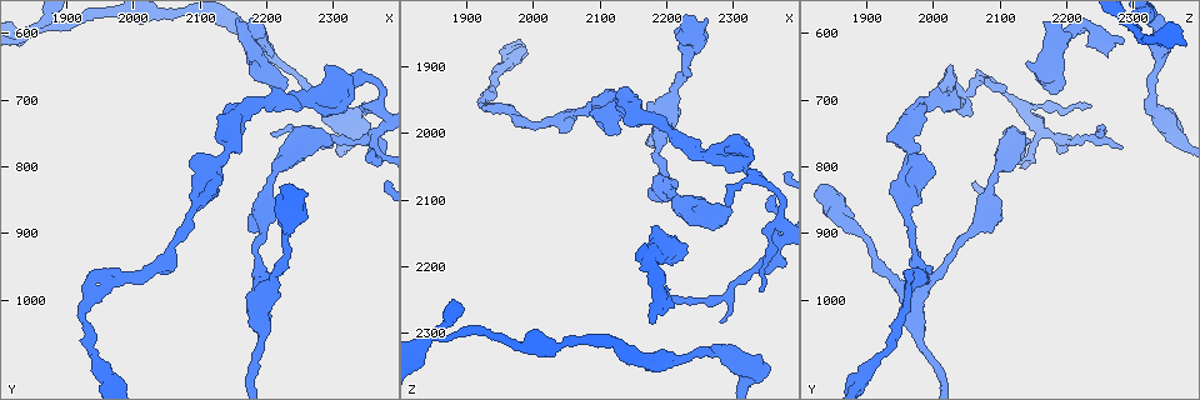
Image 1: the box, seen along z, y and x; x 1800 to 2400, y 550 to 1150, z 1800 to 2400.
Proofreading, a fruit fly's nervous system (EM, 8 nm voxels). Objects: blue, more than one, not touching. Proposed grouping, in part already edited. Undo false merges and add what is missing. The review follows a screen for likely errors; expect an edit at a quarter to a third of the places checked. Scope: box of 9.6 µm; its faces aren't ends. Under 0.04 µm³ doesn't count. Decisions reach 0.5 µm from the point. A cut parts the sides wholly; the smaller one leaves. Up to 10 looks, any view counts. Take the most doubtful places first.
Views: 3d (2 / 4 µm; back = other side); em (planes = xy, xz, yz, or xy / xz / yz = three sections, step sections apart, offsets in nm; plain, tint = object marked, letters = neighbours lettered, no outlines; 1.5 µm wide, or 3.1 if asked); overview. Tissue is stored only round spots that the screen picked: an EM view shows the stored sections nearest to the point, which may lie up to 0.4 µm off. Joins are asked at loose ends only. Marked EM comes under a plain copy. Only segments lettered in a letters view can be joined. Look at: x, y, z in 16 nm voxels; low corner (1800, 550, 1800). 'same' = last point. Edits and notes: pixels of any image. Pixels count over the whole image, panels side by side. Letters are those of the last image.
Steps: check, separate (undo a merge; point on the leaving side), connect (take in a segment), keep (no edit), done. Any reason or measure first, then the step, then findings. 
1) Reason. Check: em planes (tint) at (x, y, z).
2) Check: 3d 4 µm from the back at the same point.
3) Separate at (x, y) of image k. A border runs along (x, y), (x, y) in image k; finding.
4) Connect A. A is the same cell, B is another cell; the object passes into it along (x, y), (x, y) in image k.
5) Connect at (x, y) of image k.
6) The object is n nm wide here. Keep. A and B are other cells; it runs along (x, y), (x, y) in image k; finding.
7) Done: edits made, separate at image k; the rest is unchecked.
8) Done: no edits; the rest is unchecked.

An open end. Check: 3d 2 µm at (2295, 685, 2110).

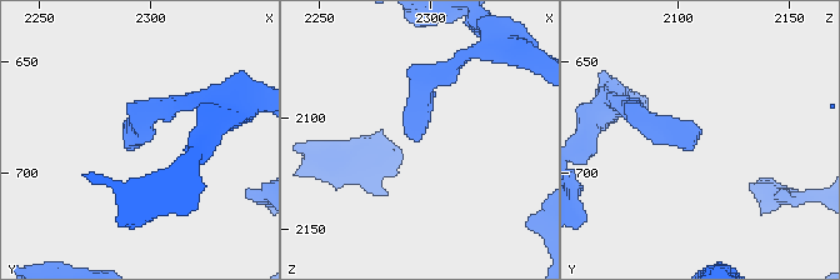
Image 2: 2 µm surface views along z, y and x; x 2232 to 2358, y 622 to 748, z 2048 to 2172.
Check: em yz step 8 (tint) at (2294, 684, 2110).

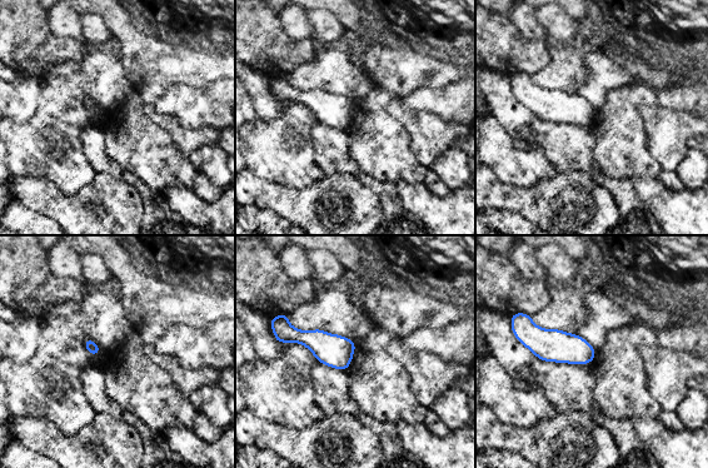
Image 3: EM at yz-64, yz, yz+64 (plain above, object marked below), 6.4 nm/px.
Cut it another way. Check: em xz step 4 (letters) at the same point.

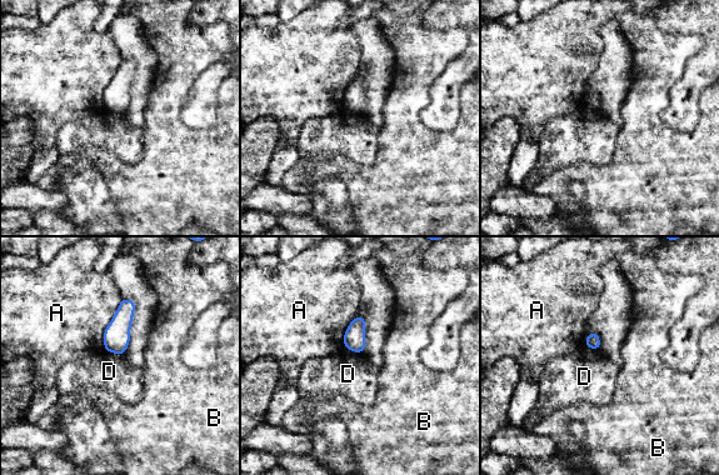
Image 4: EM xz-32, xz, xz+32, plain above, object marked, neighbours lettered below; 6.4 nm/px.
The longest contact is with A, 360 nm. Keep. A, B and D are other cells; no lettered segment goes on from it.

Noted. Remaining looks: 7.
Free end. Check: 3d 4 µm at (2180, 615, 2285).

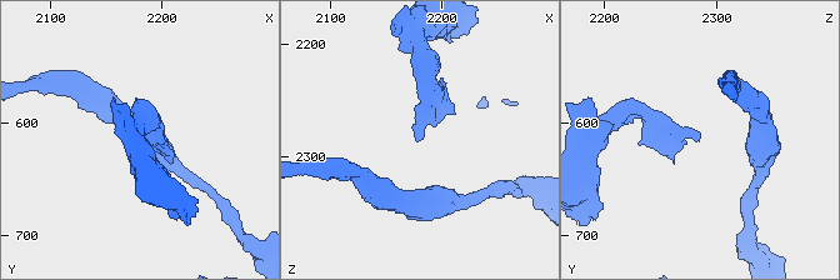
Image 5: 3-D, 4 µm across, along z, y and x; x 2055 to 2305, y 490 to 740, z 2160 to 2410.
Check: em xz step 8 (letters) at (2184, 614, 2286).

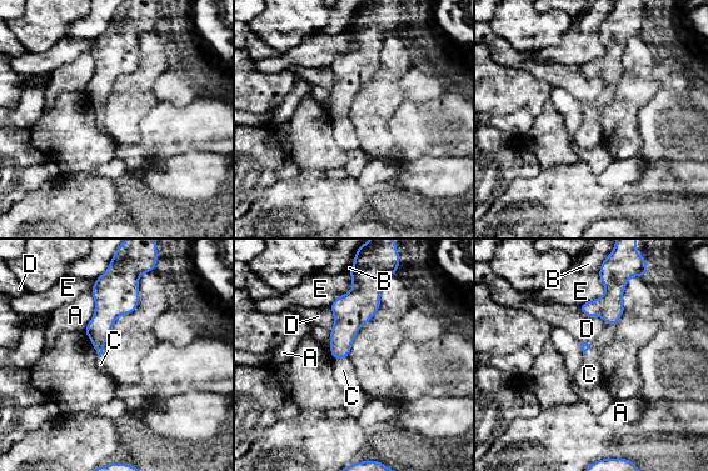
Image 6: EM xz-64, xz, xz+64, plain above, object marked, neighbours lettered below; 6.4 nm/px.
Connect C. C is the same cell, A, B, D and E are other cells; the object passes into it along (348, 320), (340, 357), (343, 370) in image 6; the neuron continues.

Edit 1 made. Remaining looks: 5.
See it whole again. Check: overview.

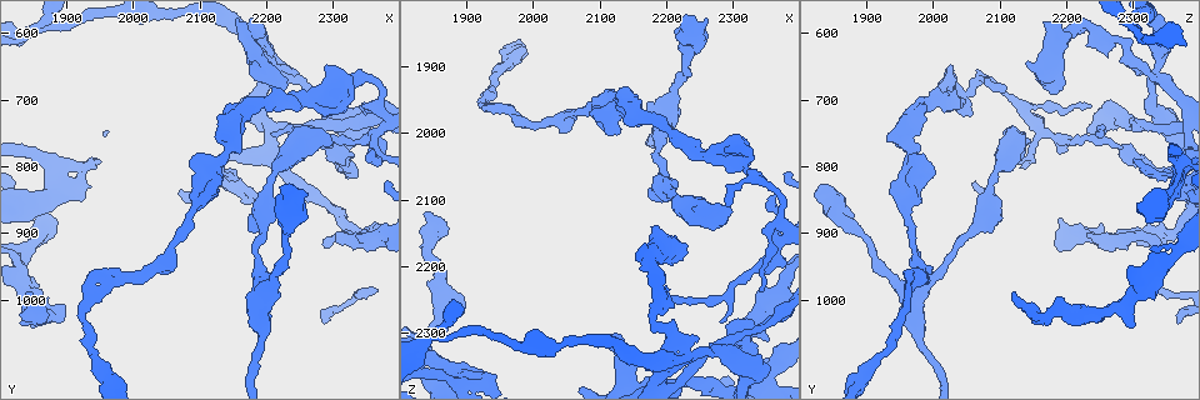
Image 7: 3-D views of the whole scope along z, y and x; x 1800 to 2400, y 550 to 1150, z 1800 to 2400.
Thin neck. Check: em yz step 8 (tint) at (1865, 595, 2310).

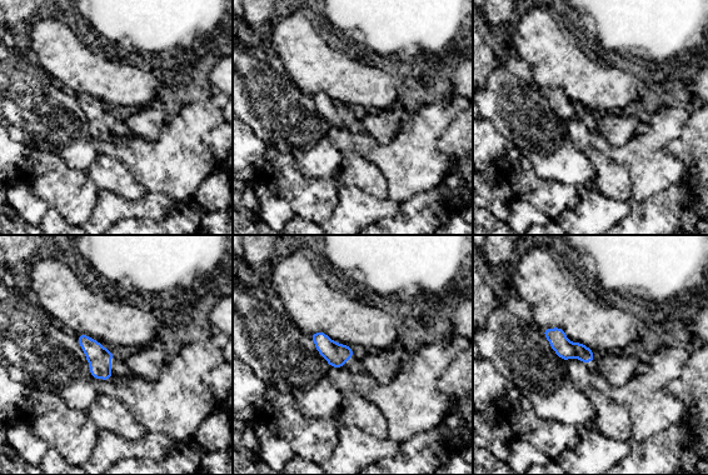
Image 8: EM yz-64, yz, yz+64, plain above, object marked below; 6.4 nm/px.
Check: em yz step 8 (letters) at the same point.

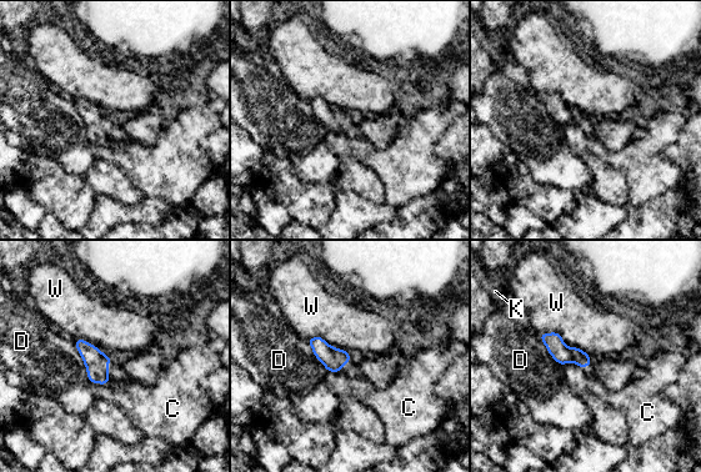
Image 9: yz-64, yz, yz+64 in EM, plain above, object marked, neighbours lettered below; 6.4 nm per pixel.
Keep. C, D, K and W are other cells; a border runs along (539, 334), (557, 332), (589, 355) in image 9; all the same neuron.

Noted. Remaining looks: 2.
Thin end. Check: em xy step 4 (letters) at (2210, 755, 2245).

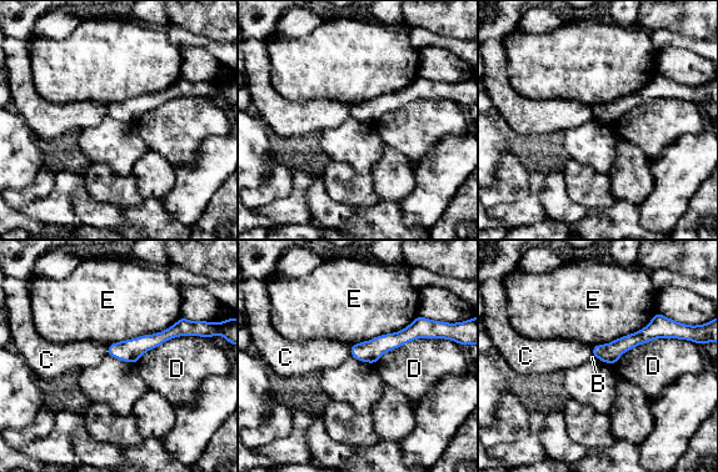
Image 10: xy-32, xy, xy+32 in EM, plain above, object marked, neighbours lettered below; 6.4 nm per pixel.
The object is 130 nm wide here. Keep. B, C, D and E are other cells; it runs along (187, 332), (110, 350) in image 10; none of them fits.

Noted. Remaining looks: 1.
Done: edits made, connect at image 6; the rest is unchecked.

